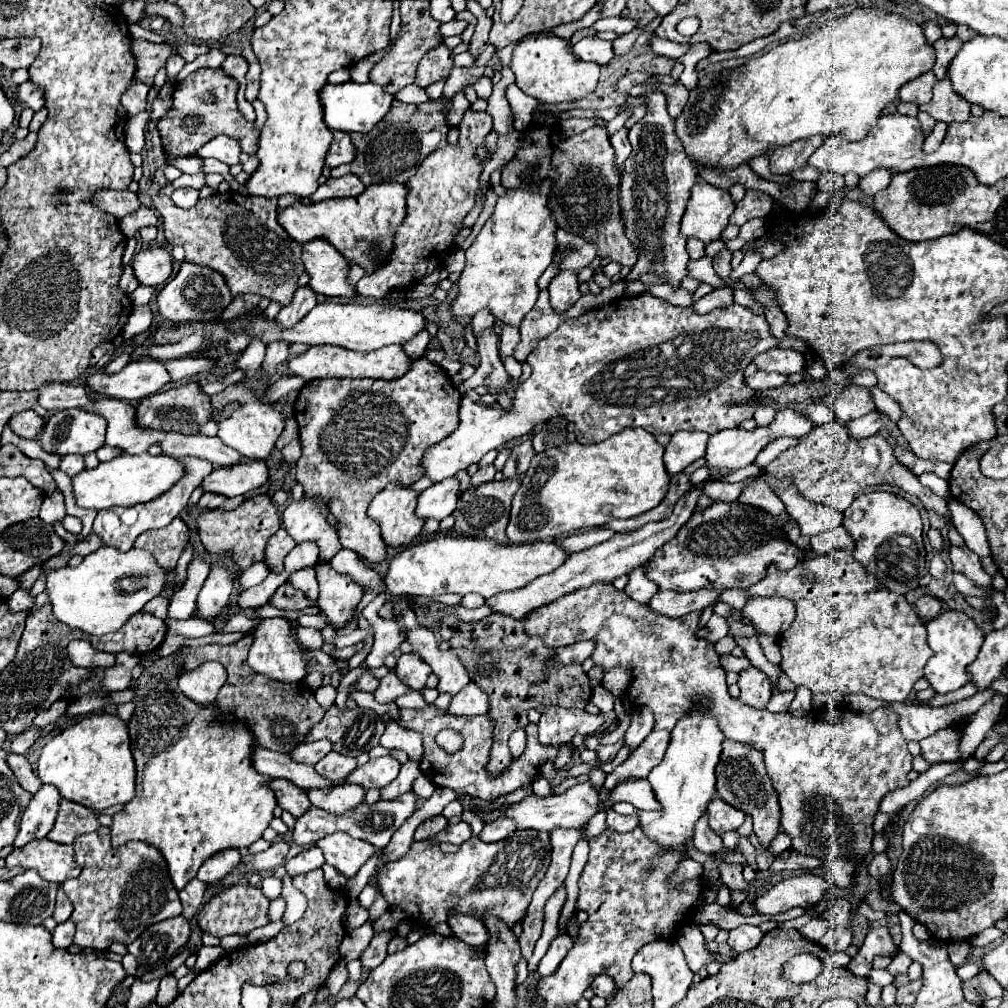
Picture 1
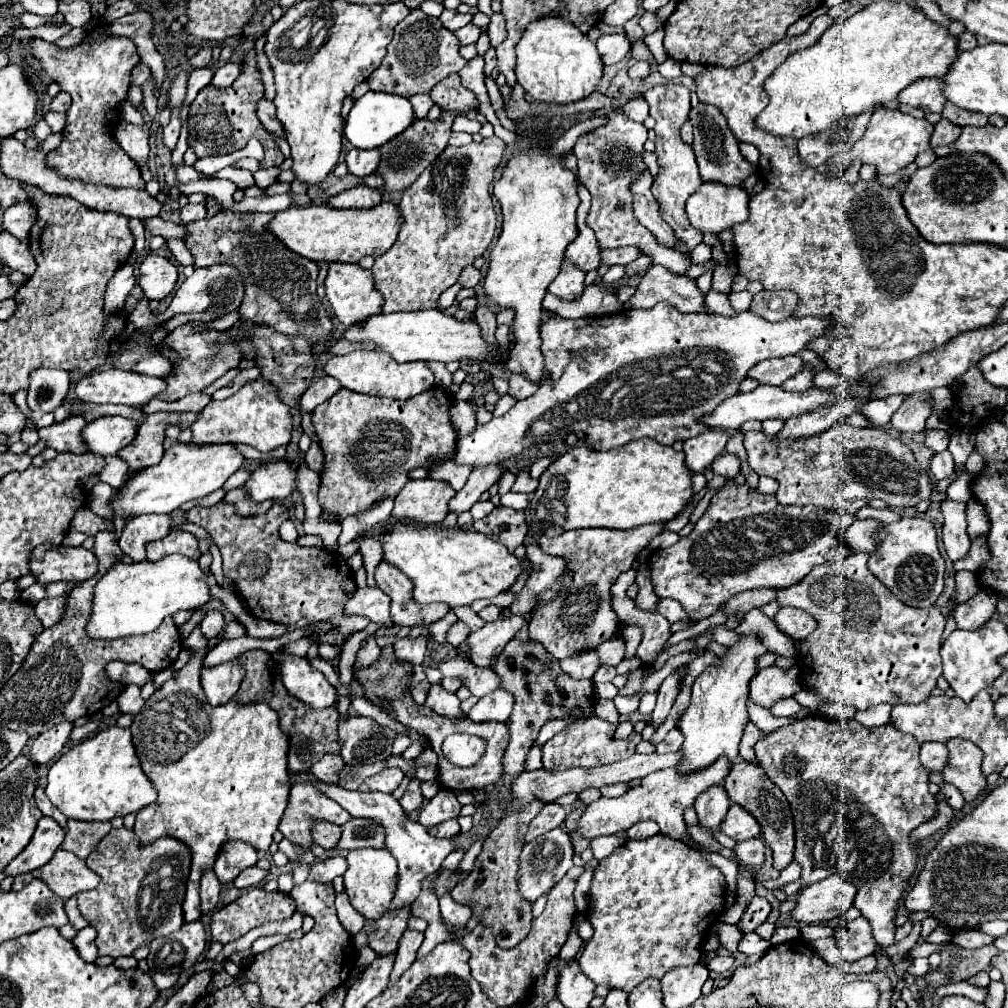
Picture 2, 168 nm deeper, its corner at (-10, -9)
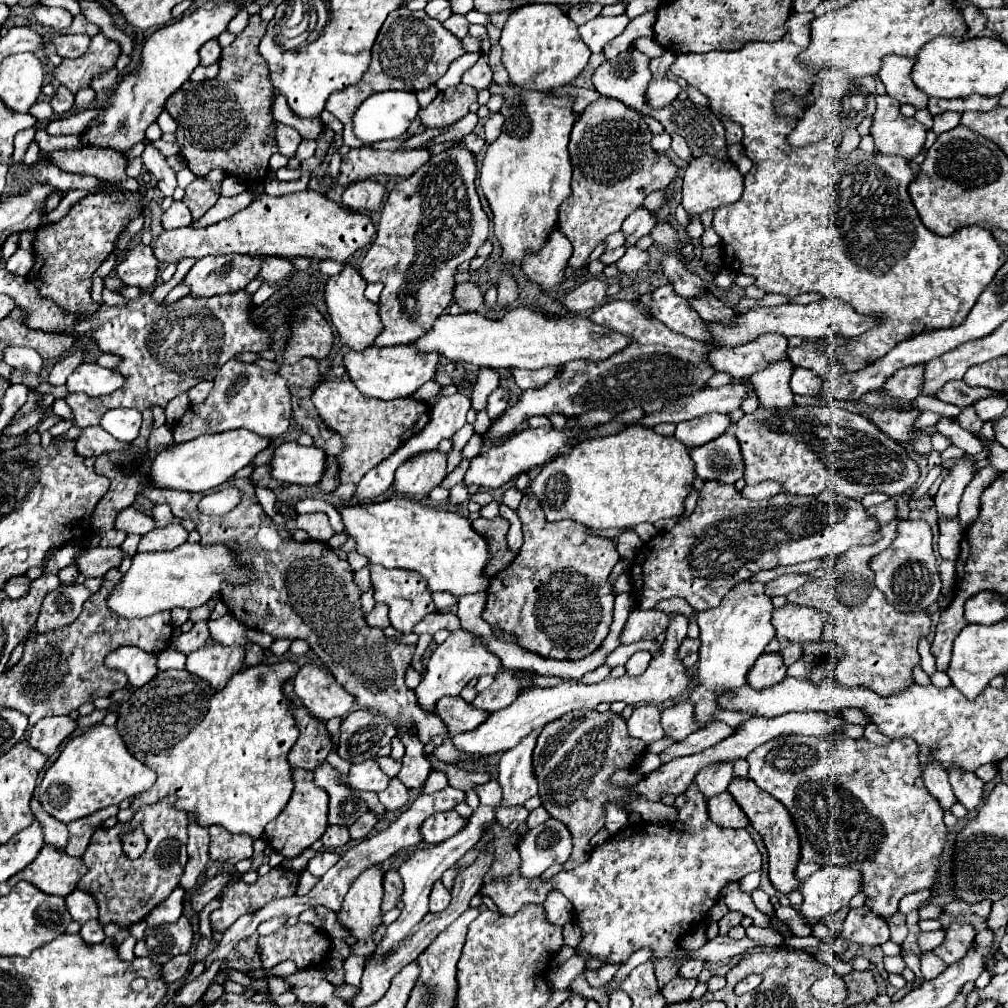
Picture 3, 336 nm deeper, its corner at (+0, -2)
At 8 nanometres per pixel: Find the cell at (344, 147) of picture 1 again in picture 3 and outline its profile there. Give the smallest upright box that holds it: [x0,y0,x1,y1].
[337,147,431,187]

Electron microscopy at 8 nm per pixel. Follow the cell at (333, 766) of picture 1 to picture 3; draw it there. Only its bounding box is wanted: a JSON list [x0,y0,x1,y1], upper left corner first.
[377,757,401,777]

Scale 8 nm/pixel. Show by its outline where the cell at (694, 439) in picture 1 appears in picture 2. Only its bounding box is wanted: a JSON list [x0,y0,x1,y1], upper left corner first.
[683,428,729,472]

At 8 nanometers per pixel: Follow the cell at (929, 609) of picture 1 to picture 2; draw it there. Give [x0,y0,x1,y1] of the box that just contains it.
[951,592,997,630]

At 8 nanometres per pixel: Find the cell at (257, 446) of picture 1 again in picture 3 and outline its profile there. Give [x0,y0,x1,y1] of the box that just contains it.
[173,359,291,443]

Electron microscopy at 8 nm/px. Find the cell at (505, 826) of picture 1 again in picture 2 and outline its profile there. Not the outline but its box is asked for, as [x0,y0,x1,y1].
[525,800,581,842]

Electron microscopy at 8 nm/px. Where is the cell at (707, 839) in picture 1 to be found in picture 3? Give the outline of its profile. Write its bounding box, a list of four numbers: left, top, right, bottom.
[695,763,733,799]

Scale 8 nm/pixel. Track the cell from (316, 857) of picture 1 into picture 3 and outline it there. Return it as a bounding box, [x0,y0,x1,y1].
[309,851,339,877]

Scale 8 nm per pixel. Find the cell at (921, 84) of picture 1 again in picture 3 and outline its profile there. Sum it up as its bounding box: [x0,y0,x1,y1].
[879,55,929,109]

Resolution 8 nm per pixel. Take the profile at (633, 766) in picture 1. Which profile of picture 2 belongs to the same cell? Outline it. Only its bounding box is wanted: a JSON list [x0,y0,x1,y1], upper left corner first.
[655,727,681,754]

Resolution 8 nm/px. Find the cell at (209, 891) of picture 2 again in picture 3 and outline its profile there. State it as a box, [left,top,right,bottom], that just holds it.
[179,819,209,891]

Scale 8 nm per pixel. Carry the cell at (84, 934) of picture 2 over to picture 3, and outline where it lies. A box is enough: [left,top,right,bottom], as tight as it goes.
[79,919,105,945]

